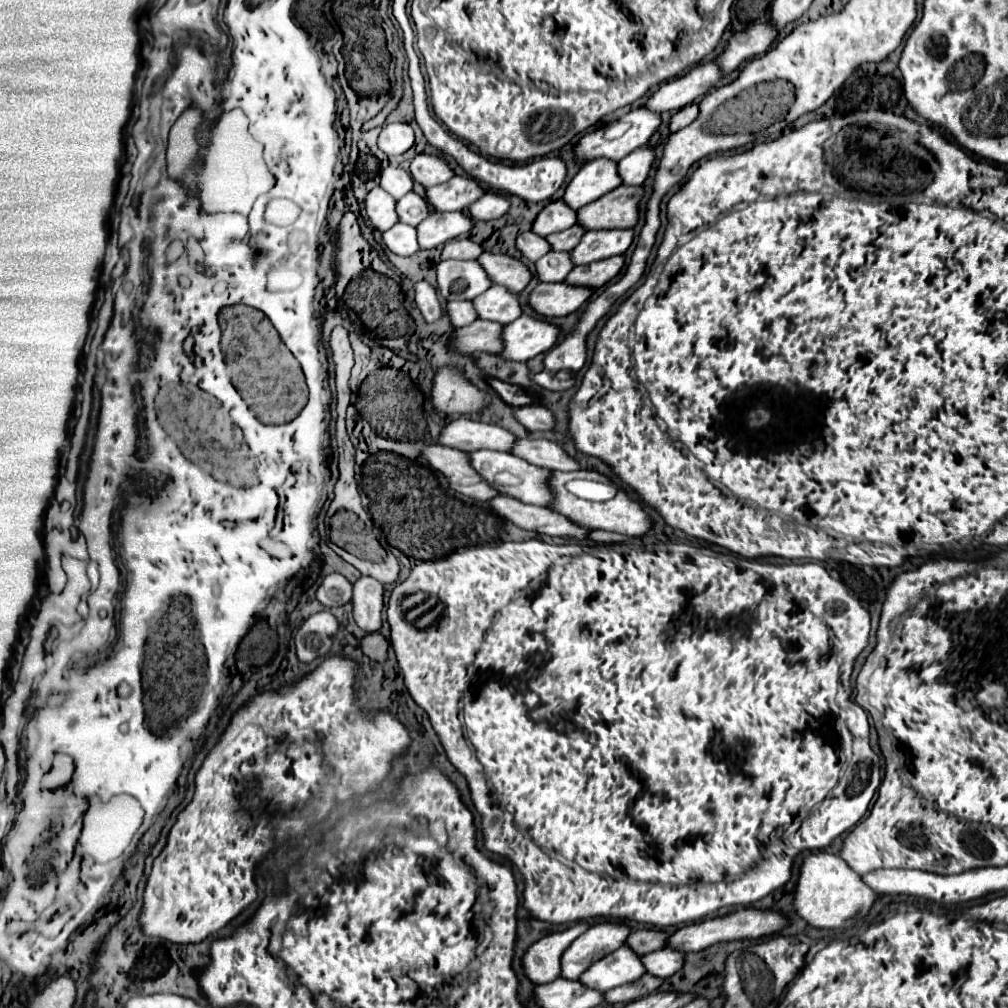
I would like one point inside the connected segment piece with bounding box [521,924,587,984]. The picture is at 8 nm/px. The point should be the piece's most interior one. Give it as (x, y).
(541, 962)

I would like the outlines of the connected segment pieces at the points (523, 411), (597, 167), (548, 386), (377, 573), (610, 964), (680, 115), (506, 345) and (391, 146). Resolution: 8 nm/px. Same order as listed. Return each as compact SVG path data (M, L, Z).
M539 404L513 408L513 418L519 424L523 424L529 432L533 432L533 430L551 430L555 426L551 410L539 406Z
M603 158L595 162L587 162L567 184L563 202L571 210L579 210L581 206L597 200L599 196L607 194L617 186L621 186L617 176L617 162L607 162Z
M539 372L539 374L533 374L531 376L531 382L535 382L537 386L545 388L545 390L551 390L551 392L559 392L559 390L567 390L573 386L573 372Z
M351 562L361 574L379 580L381 584L393 584L399 578L399 562Z
M623 946L601 960L597 960L589 970L579 976L579 982L591 990L611 990L629 982L635 982L643 976L643 968L639 966L639 958L631 954L631 950L623 950Z
M689 104L689 106L685 106L685 108L681 108L679 112L675 112L673 114L673 118L669 120L669 130L671 132L677 132L677 130L681 130L681 128L685 128L687 124L691 124L693 122L693 118L697 116L697 104Z
M521 316L503 326L503 350L499 356L511 362L527 362L529 358L549 350L557 342L559 334L561 330L553 324L547 324L533 316Z
M389 122L377 140L377 146L381 152L387 156L401 156L413 146L413 128L409 124L399 124L399 122Z

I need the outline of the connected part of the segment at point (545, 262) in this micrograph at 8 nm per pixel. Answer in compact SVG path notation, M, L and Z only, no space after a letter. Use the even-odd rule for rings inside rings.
M547 252L535 262L535 278L539 282L561 282L571 272L569 252Z

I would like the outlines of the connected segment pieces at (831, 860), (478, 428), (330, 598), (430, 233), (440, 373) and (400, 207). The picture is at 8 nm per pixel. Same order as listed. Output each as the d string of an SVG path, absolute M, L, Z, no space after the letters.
M811 852L799 870L793 892L795 914L801 916L813 928L849 928L867 912L875 902L875 892L863 884L863 880L849 870L849 866L837 856L827 852Z
M459 416L447 422L437 438L437 444L459 448L459 450L489 448L489 450L509 452L511 442L515 442L515 436L509 430L495 424L471 420L467 416Z
M337 572L327 574L321 580L315 596L325 608L343 606L343 604L347 604L351 600L351 582L345 576L337 574Z
M431 212L419 226L417 226L417 240L423 250L437 248L445 244L447 240L453 240L465 232L469 232L473 226L471 218L463 212Z
M439 368L433 380L433 406L447 414L469 414L481 410L489 400L475 388L461 372L451 368Z
M409 192L405 194L401 200L397 200L397 206L395 206L395 212L399 216L399 222L405 222L405 224L411 224L411 226L417 226L427 214L427 200L417 196L415 192Z

